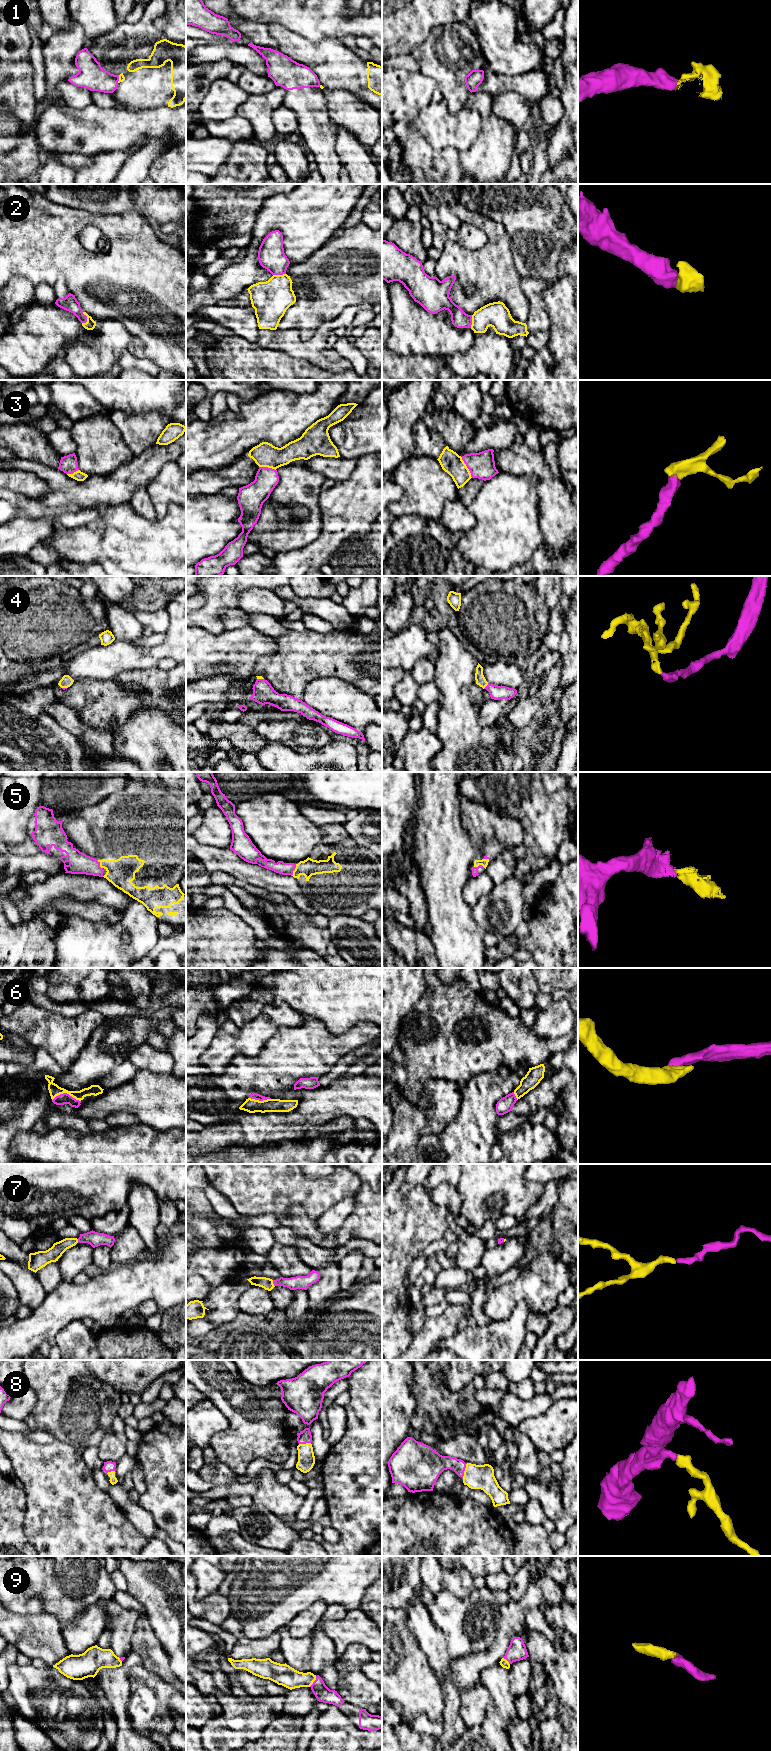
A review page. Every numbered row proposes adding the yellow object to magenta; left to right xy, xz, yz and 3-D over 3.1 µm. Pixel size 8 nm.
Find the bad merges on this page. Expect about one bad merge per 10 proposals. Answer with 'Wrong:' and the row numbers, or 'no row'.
Wrong: 1

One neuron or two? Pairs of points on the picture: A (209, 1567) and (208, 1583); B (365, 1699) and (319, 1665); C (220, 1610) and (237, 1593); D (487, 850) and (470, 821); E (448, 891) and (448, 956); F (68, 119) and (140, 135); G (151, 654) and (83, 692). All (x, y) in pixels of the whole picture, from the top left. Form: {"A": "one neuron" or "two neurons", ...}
{"A": "one neuron", "B": "two neurons", "C": "two neurons", "D": "one neuron", "E": "one neuron", "F": "one neuron", "G": "two neurons"}

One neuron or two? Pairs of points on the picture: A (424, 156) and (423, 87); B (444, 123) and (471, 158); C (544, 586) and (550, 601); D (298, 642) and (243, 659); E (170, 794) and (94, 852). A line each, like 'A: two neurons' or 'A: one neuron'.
A: one neuron
B: two neurons
C: one neuron
D: two neurons
E: two neurons

